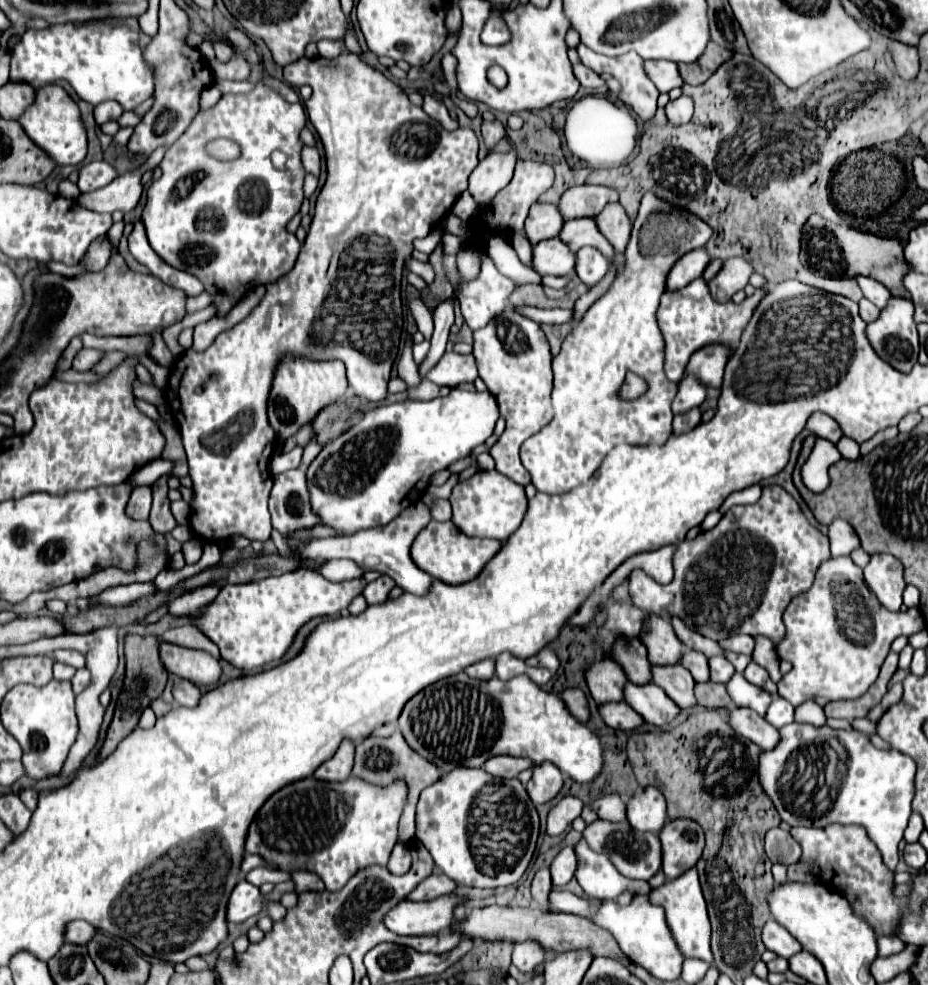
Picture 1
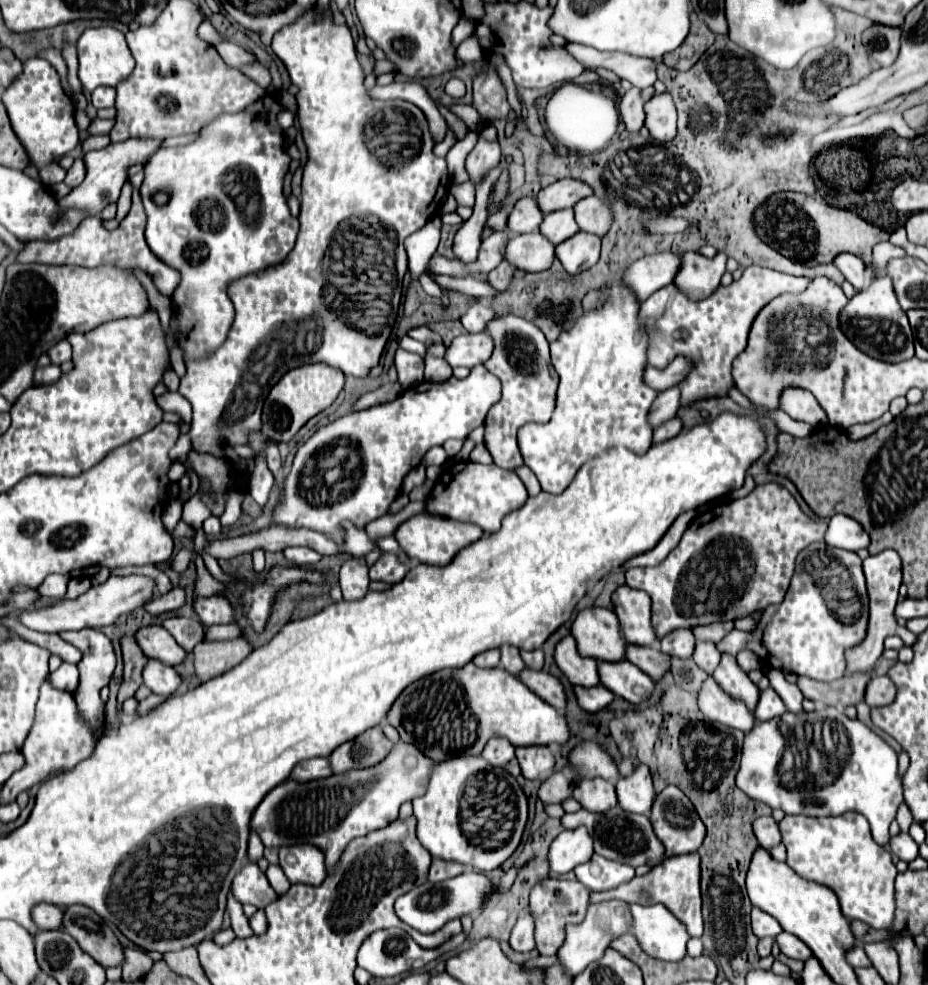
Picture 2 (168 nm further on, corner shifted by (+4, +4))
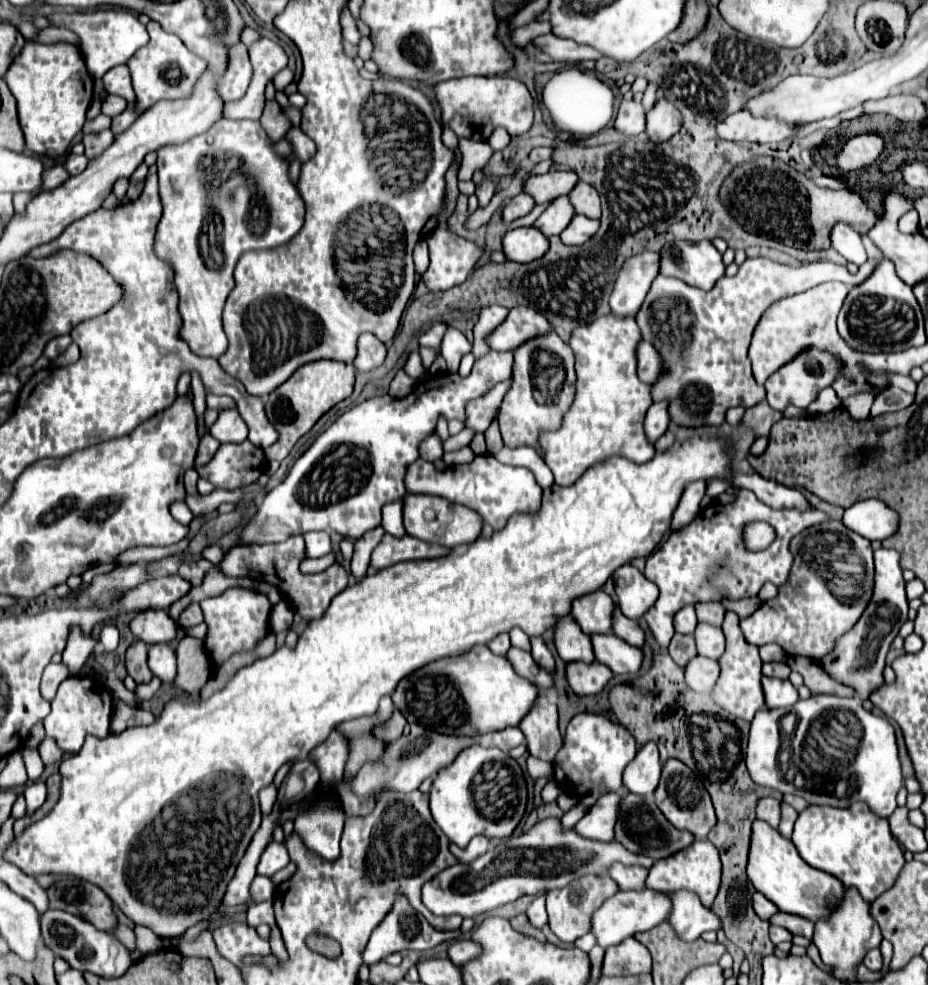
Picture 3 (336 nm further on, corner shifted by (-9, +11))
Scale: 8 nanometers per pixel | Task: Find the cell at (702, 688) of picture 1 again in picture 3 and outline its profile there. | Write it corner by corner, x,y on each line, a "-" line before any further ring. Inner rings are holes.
674,633
668,649
670,649
670,657
680,667
684,667
688,663
688,659
696,655
696,645
694,645
694,637
692,635
676,635

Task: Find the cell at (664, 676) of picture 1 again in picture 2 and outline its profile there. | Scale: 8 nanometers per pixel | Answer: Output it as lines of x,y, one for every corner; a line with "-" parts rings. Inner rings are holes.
627,644
627,658
631,664
641,668
645,674
649,674
653,680
661,680
669,670
669,654
661,654
653,646
633,646

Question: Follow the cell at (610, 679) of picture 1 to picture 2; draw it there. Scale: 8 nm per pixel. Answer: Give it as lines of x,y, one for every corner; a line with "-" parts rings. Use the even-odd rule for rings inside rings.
565,636
557,648
555,648
555,662
561,668
561,672
571,680
575,686
583,688
593,688
599,686
599,670
597,670
597,660
585,658
579,654
575,638

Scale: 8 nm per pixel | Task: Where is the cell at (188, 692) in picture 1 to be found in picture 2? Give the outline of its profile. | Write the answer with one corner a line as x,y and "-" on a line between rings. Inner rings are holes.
149,660
143,670
143,684
149,686
153,694
167,698
167,696
173,696
181,686
181,676
177,674
175,668
161,664
157,660

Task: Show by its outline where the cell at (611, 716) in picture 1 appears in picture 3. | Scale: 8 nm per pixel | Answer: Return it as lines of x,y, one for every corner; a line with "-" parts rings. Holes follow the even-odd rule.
566,663
566,679
576,695
596,695
604,689
612,671
602,663

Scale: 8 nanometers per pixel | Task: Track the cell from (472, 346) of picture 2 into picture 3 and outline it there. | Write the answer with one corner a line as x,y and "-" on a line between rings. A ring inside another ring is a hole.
514,307
506,321
488,337
488,343
494,351
508,351
526,343
526,339
544,335
546,331
554,329
544,315
538,315
538,311
530,307

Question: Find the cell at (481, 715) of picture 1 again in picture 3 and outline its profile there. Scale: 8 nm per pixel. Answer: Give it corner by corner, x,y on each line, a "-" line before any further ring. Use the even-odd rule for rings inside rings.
486,645
472,647
466,655
438,659
406,675
394,689
392,701
408,719
444,735
482,735
514,727
530,711
538,687
518,677
506,657
494,655

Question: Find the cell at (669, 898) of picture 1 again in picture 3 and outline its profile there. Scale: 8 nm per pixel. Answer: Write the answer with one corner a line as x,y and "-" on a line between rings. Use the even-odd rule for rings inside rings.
696,839
688,849
670,855
670,859
656,861
650,867
646,887
654,891
662,891
662,893
674,893
674,891
686,889
696,893
706,907
712,907
712,901
720,887
720,871
722,871
722,863
718,857
718,849
708,839

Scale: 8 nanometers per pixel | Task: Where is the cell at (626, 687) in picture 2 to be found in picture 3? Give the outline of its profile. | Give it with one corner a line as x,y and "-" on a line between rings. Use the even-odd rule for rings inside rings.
592,635
590,637
598,663
610,667
612,673
636,673
642,663
642,651
616,635

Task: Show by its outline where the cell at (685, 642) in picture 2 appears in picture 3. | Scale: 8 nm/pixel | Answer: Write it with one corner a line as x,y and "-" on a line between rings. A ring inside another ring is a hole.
682,607
678,611
678,615
674,615
674,627
678,633
686,633
686,635
692,635
694,629
696,629
696,613
694,613
694,607

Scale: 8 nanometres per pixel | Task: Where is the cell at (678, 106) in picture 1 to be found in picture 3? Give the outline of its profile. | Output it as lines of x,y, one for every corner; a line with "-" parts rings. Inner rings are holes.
658,99
656,105
646,113
646,135
652,143
668,141
674,133
678,133
680,125
680,111
666,99

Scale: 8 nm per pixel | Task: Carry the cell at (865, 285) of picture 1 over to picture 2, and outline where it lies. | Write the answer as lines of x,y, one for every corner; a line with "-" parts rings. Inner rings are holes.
839,254
833,264
843,272
843,276
857,288
857,290
865,290
865,286
869,286
869,278
865,276
865,264
861,262
861,258
853,256
853,254

